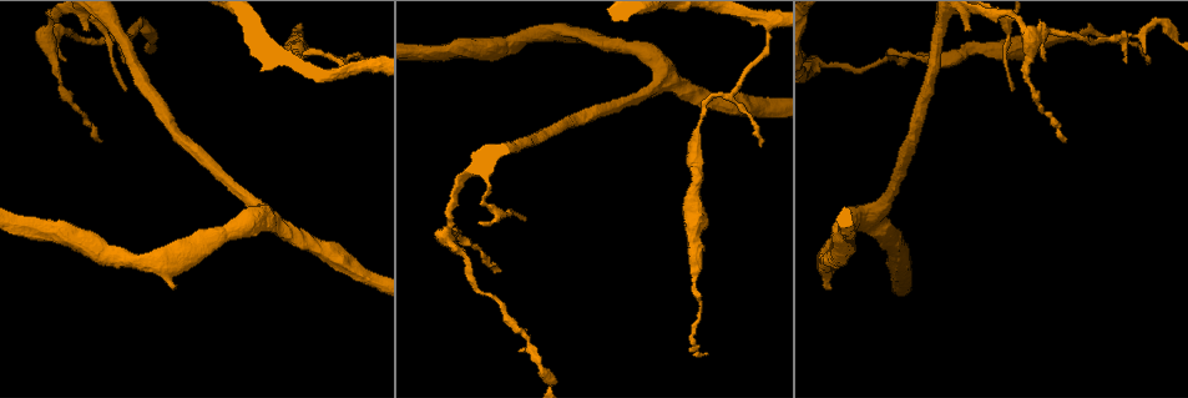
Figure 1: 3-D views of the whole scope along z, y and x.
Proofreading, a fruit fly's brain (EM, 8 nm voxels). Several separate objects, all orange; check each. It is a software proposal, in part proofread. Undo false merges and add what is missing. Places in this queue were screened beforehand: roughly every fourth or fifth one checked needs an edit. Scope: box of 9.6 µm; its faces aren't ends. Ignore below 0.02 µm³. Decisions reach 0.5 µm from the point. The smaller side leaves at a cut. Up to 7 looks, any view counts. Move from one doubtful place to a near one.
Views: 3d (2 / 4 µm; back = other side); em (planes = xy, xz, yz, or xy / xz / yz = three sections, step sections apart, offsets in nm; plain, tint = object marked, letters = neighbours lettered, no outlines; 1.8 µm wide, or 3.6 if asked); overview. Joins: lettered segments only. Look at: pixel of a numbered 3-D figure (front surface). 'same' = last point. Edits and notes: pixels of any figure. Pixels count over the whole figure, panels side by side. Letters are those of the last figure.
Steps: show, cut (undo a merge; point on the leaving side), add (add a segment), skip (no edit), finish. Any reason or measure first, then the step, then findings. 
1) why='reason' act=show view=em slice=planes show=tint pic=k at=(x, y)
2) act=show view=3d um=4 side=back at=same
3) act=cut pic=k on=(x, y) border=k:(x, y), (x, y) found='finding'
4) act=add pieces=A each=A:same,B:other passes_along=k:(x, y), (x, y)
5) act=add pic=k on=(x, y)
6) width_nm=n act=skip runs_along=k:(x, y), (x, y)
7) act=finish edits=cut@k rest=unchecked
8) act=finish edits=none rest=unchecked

why='branch stops here' act=show view=em slice=yz step=16 show=tint pic=1 at=(759, 146)

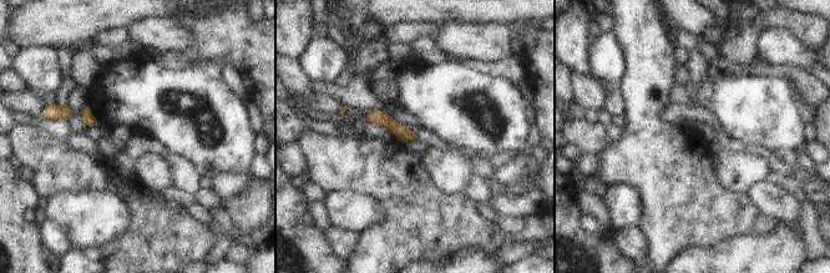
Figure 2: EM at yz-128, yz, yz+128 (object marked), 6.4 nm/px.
act=show view=em slice=xy step=16 show=letters at=same

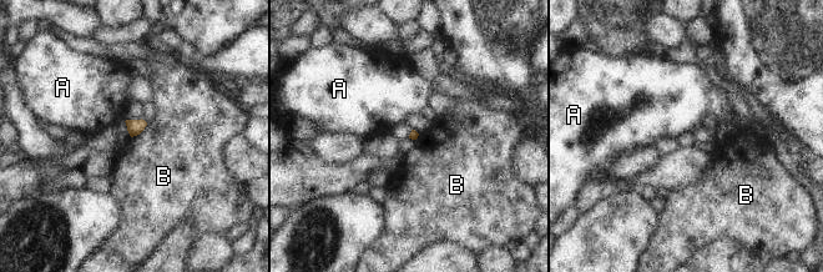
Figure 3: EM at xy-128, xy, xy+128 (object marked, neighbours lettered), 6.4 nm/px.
longest_contact=B:150nm act=skip each=A:other,B:other found='no lettered segment goes on from it'

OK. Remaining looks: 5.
why='thick turns thin' act=show view=em slice=planes show=letters pic=1 at=(694, 273)

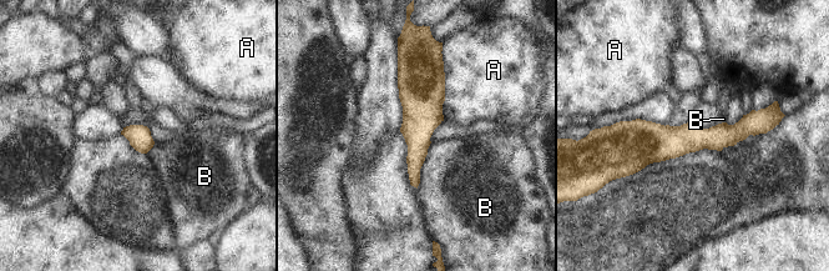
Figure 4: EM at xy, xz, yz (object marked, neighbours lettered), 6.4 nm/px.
longest_contact=A:440nm act=skip each=A:other,B:other found='all the same neuron'

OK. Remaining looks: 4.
why='stops while still wide' act=show view=em slice=xy step=16 show=tint pic=1 at=(86, 30)

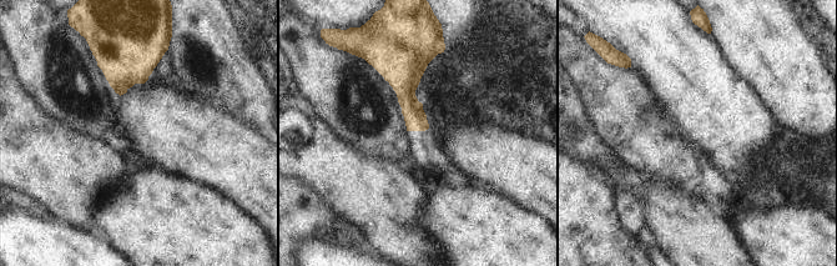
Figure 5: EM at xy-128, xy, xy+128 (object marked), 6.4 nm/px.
act=show view=em slice=planes show=letters at=same

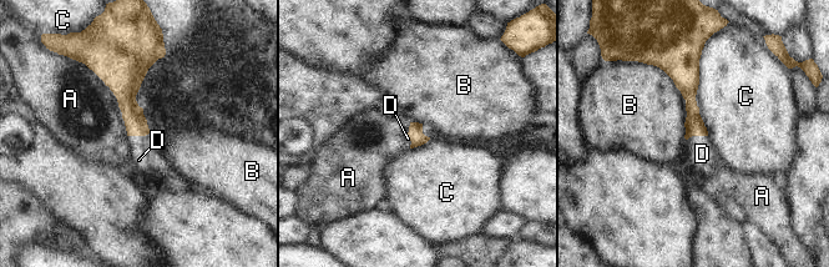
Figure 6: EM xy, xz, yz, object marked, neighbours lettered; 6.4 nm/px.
act=add pic=6 on=(702, 154) each=A:other,B:other,C:other,D:same passes_along=6:(694, 126), (697, 135), (702, 154) found='the neuron continues'

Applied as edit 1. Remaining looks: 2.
act=finish edits=add@6 rest=unchecked

